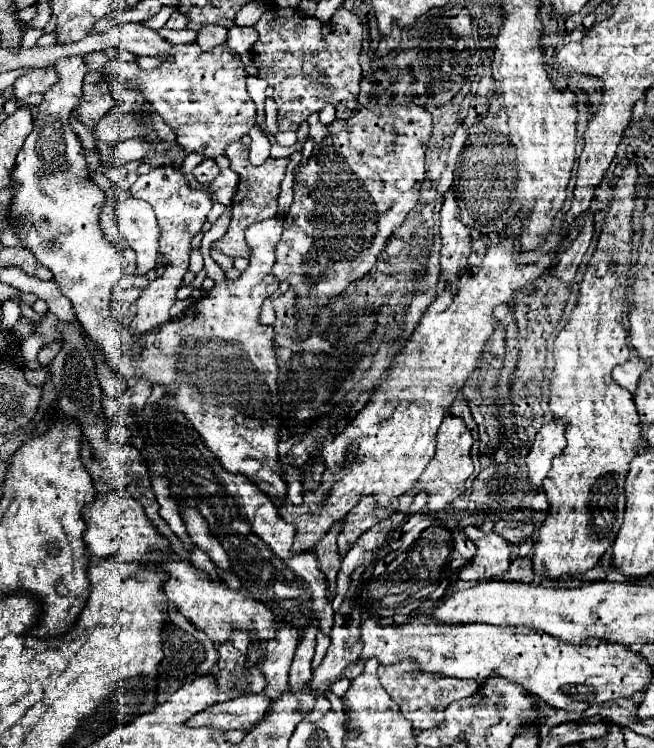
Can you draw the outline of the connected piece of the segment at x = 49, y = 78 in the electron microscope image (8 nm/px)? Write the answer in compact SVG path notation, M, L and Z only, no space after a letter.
M54 67L30 69L14 81L14 97L22 99L30 93L46 93L52 87L52 83L56 83Z

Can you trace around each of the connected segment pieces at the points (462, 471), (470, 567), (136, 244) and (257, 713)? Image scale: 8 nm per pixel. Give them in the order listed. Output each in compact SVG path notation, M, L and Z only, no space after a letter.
M446 417L438 429L438 435L436 435L436 455L432 457L426 471L416 481L418 491L428 493L428 497L430 497L430 503L428 503L430 511L442 511L458 495L462 495L464 481L474 471L474 465L470 459L470 447L472 447L472 435L468 433L464 421L460 417Z
M464 527L468 539L476 545L474 559L460 569L462 581L488 581L500 579L510 565L510 549L506 539L498 533L484 533L478 527Z
M128 197L117 205L115 215L119 234L136 251L136 273L146 275L158 263L160 229L154 209L146 201Z
M242 695L236 699L228 699L224 703L214 703L208 709L192 715L186 725L188 727L214 727L214 729L242 729L250 731L260 717L270 709L268 697L258 695Z

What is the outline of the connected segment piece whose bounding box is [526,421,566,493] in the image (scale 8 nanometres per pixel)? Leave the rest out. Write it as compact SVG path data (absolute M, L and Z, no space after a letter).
M550 421L542 425L542 429L536 435L536 441L526 457L528 467L528 483L534 493L542 491L542 479L546 477L552 457L564 449L564 423L562 421Z

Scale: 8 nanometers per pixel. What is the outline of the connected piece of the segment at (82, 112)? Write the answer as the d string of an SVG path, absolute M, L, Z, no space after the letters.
M94 83L94 85L84 85L82 89L82 99L76 107L76 119L88 127L92 127L108 109L114 107L114 97L106 89L106 85Z

